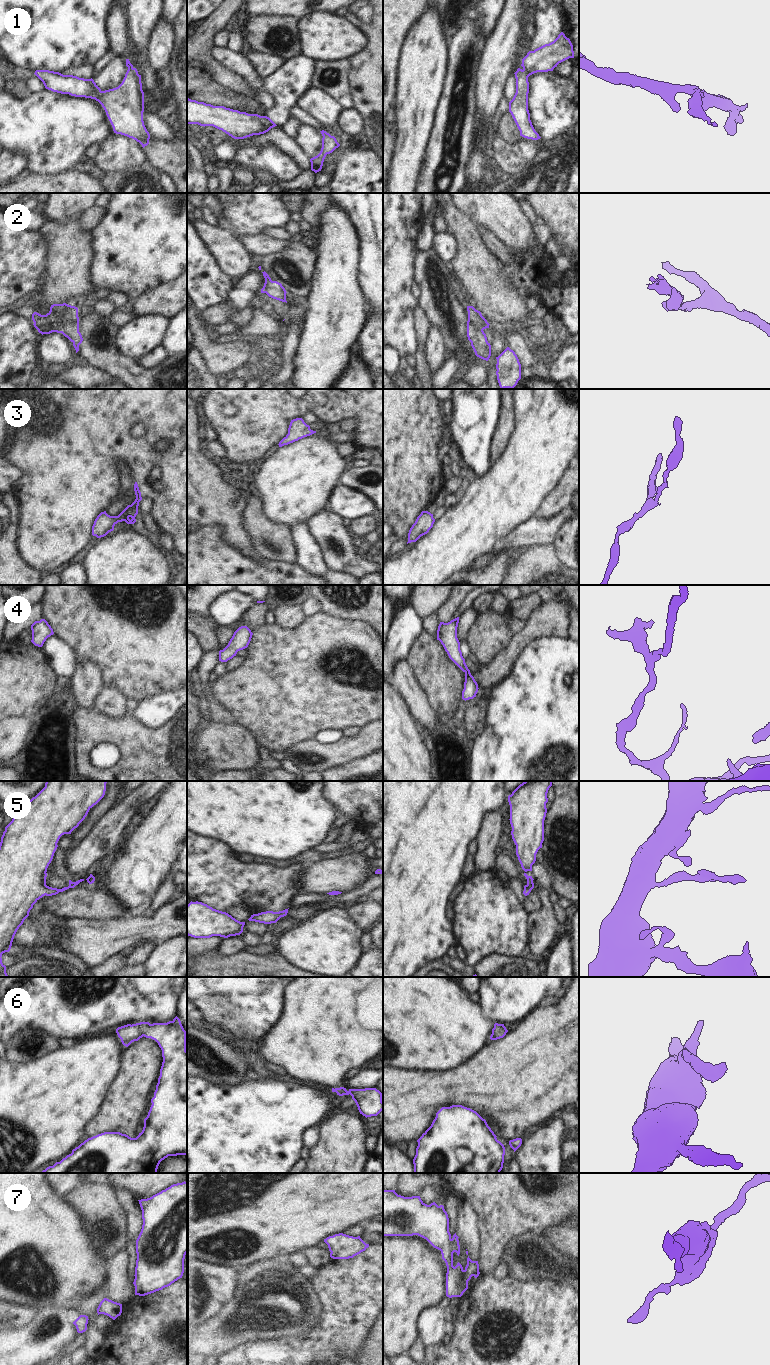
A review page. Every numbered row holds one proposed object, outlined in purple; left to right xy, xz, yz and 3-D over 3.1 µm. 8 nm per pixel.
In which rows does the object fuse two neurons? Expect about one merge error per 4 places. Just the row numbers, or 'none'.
none

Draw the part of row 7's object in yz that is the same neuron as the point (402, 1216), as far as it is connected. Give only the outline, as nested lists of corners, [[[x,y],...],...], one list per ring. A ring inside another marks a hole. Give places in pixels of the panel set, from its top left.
[[[383,1190],[383,1237],[413,1235],[426,1239],[441,1251],[447,1266],[446,1296],[461,1297],[471,1277],[479,1276],[479,1264],[468,1256],[465,1268],[459,1262],[453,1266],[453,1253],[460,1254],[459,1237],[449,1232],[444,1206],[435,1202],[427,1205],[420,1196],[404,1197],[395,1190]]]

